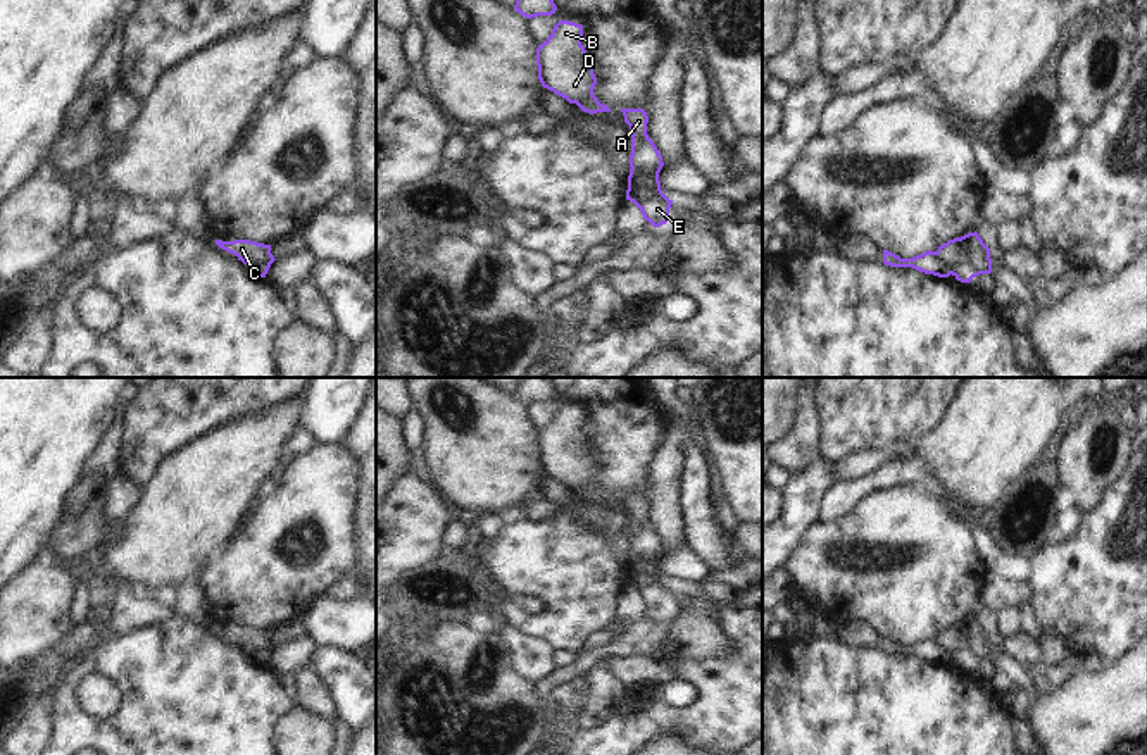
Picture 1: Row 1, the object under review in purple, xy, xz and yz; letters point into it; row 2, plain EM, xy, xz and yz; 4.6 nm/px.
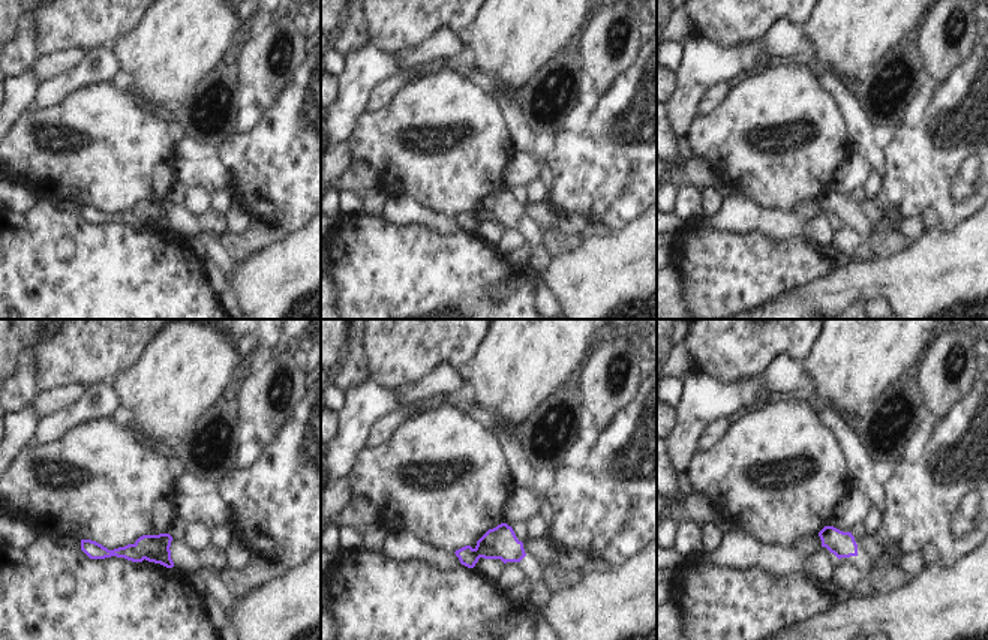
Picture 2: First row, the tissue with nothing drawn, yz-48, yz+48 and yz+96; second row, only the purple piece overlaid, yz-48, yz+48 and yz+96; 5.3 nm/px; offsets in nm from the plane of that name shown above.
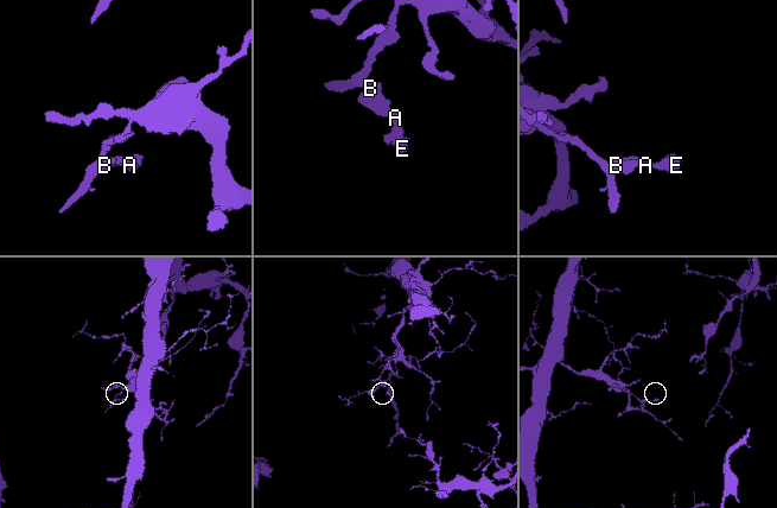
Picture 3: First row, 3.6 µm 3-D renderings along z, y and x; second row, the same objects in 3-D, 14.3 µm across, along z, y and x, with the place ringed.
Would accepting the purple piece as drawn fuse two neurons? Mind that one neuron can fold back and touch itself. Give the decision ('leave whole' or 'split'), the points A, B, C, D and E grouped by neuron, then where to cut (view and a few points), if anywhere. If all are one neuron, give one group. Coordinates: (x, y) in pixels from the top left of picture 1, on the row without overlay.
split; A B D / C E; cut in xz along (632, 554), (642, 559), (658, 559)

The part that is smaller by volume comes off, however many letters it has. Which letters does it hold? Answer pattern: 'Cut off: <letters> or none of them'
Cut off: C, E

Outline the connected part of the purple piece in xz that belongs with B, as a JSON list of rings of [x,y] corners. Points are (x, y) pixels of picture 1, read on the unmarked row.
[[[559,407],[552,421],[536,434],[538,465],[543,474],[576,490],[583,498],[611,498],[593,481],[597,464],[581,424],[581,410]]]

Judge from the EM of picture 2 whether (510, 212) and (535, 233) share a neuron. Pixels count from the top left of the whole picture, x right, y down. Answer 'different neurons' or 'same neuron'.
same neuron

